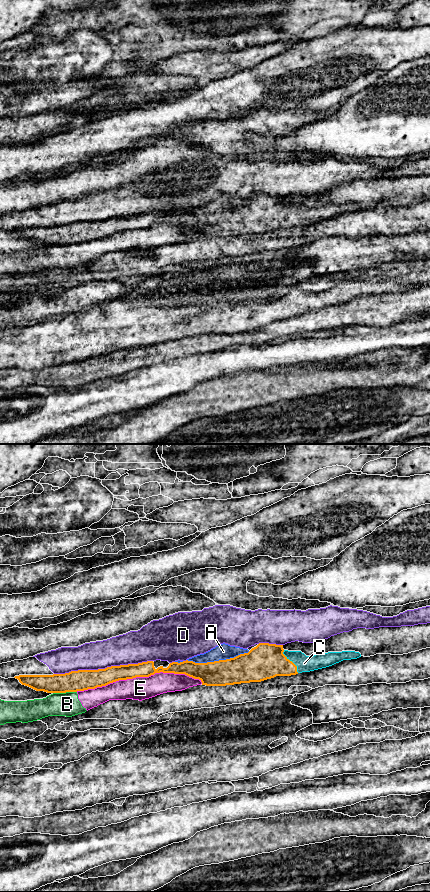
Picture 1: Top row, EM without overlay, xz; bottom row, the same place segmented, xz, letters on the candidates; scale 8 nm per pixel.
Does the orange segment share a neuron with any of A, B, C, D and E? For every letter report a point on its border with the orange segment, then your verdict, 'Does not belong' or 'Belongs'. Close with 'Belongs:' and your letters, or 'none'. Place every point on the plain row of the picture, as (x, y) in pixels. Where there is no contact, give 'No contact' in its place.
A: Touches orange at xz (219, 212). Belongs
B: Touches orange at xz (64, 244). Does not belong
C: Touches orange at xz (291, 213). Belongs
D: Touches orange at xz (103, 221). Does not belong
E: Touches orange at xz (139, 228). Does not belong
Belongs: A, C

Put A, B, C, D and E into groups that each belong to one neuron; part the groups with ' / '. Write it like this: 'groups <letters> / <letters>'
groups A C / B E / D

